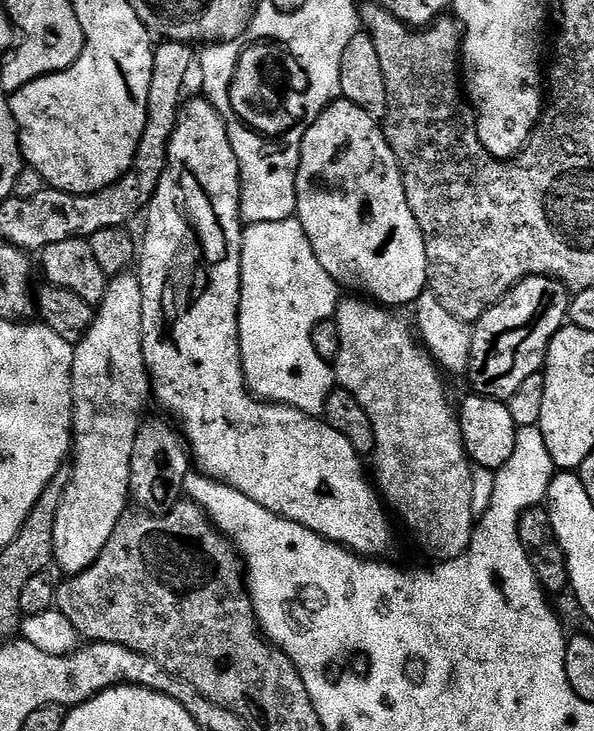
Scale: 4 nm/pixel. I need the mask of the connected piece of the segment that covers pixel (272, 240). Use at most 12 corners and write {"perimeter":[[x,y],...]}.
{"perimeter":[[293,218],[240,237],[239,348],[257,399],[334,391],[312,328],[342,289]]}

